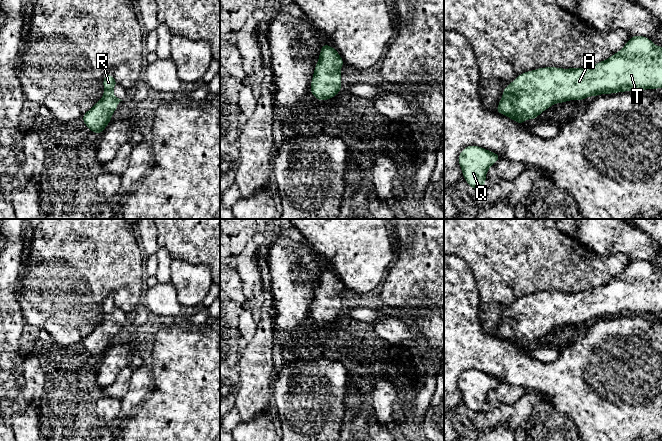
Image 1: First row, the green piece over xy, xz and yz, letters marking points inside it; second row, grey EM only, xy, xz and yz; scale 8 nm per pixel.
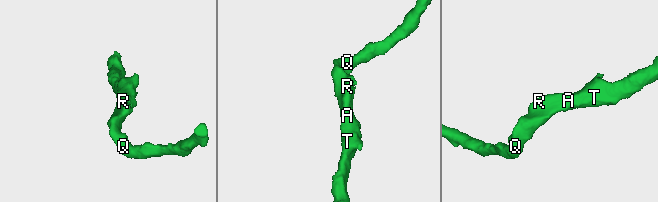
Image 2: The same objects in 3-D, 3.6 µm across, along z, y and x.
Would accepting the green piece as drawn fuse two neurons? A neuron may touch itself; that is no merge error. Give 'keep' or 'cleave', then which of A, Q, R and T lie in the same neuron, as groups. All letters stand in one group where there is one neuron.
keep; groups A Q R T

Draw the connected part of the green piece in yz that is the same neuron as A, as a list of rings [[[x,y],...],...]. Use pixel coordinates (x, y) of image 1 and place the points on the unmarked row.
[[[634,259],[617,277],[593,290],[569,293],[543,291],[520,298],[503,313],[496,335],[516,347],[524,348],[526,343],[535,344],[556,327],[579,325],[601,318],[658,312],[662,312],[662,270],[657,271],[646,260]]]

